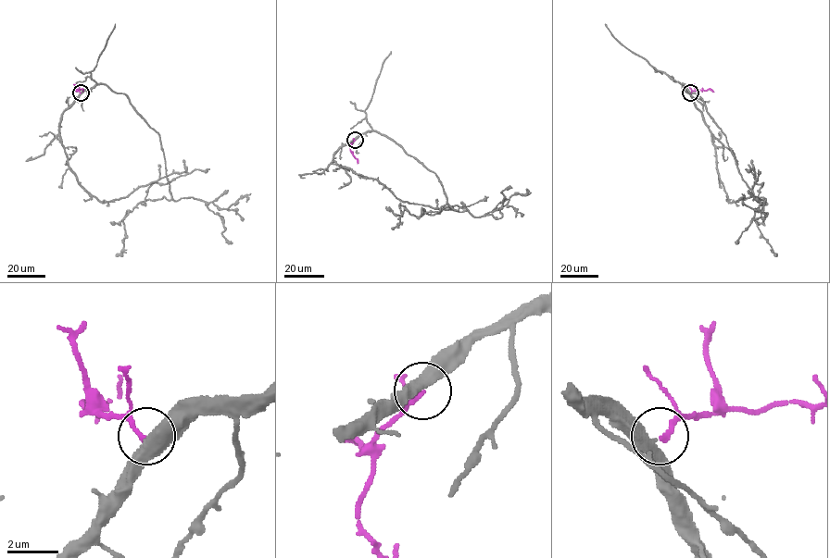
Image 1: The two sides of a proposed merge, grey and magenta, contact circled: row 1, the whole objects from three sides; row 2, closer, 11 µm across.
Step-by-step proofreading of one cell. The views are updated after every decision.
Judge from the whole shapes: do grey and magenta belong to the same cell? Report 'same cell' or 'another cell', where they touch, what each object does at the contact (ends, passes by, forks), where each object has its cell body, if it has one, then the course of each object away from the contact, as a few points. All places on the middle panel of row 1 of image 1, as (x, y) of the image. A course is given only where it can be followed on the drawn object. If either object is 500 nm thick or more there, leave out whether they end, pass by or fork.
same cell; at (355, 140); grey passes by; magenta ends there; no cell body on grey; no cell body on magenta; grey runs (355, 139), (379, 131), (437, 176), (448, 205), (418, 218), (421, 207), (438, 214), (488, 197); magenta runs (355, 140), (350, 151), (358, 163)

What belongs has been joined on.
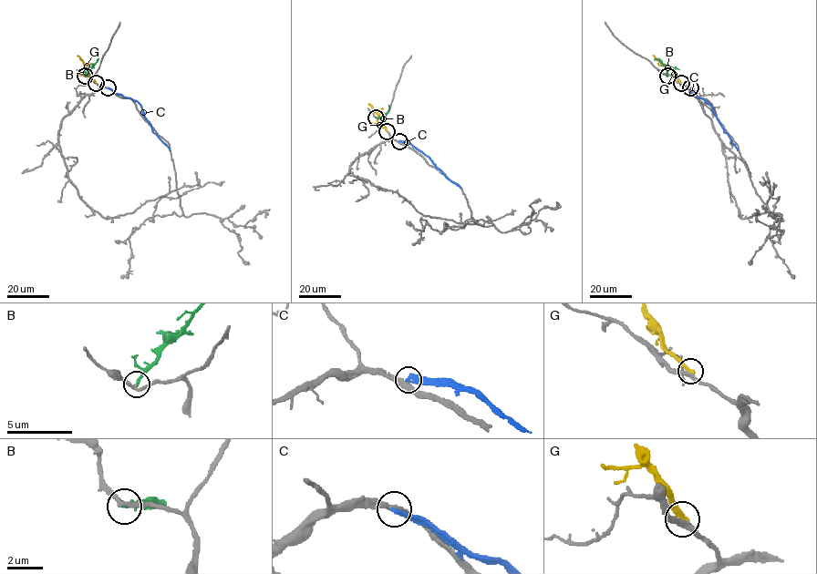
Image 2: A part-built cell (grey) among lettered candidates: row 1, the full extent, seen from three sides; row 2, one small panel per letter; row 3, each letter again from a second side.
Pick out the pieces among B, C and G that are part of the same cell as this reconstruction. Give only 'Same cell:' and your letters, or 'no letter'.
Same cell: no letter

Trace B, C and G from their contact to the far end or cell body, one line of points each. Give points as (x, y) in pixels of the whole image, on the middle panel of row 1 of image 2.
B: (376, 117), (383, 117), (389, 109), (388, 105)
C: (399, 141), (407, 141), (420, 150), (449, 179), (461, 188)
G: (387, 131), (378, 124), (377, 114), (368, 103)

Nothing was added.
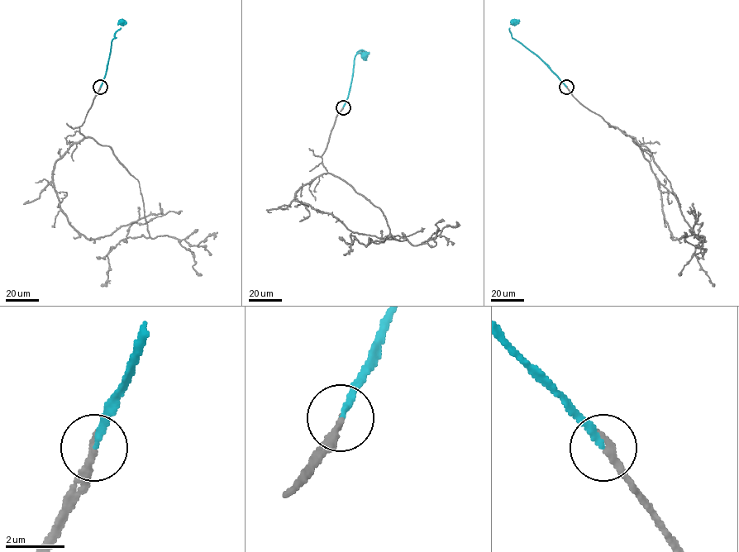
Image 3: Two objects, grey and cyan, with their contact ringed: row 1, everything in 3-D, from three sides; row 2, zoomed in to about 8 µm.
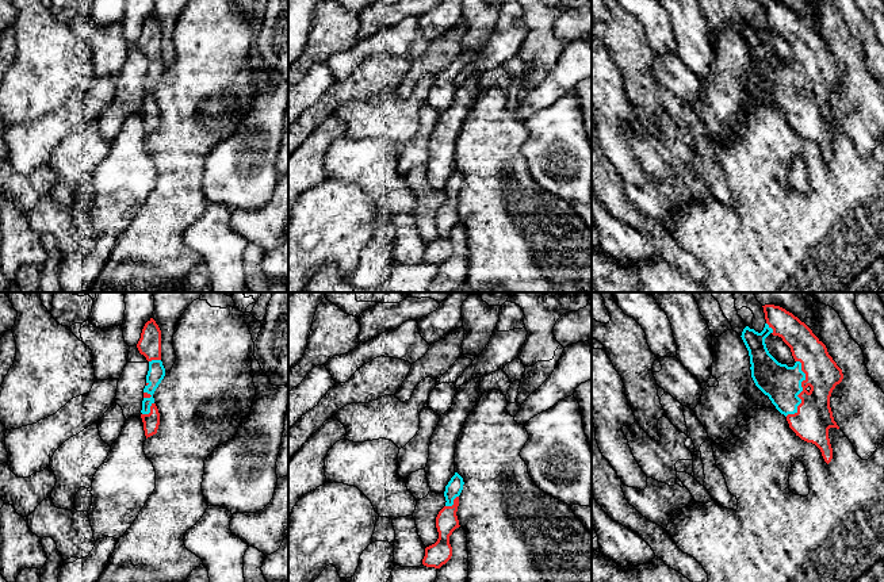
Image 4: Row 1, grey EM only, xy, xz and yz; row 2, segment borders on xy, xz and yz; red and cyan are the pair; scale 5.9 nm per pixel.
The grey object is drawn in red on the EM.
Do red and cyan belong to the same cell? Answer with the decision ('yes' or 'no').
yes

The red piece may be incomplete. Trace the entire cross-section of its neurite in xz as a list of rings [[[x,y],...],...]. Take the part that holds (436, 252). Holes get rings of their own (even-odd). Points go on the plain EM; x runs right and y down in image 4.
[[[455,169],[455,172],[445,183],[444,194],[447,199],[436,214],[439,236],[435,241],[425,245],[425,253],[422,256],[422,261],[426,264],[440,265],[452,253],[449,233],[456,225],[460,223],[456,208],[463,181],[463,175],[458,169]]]

